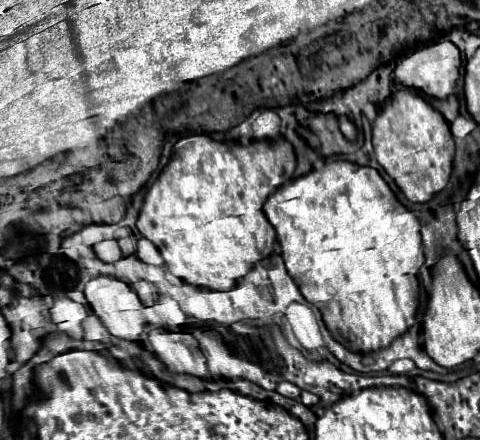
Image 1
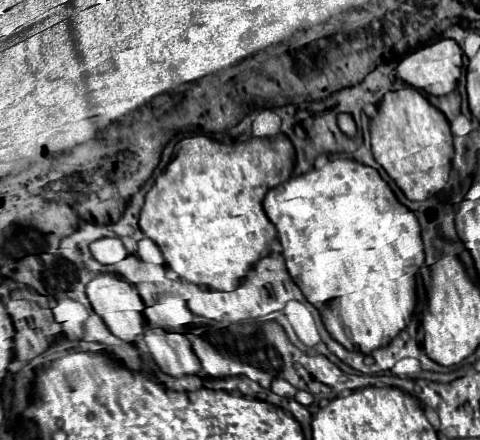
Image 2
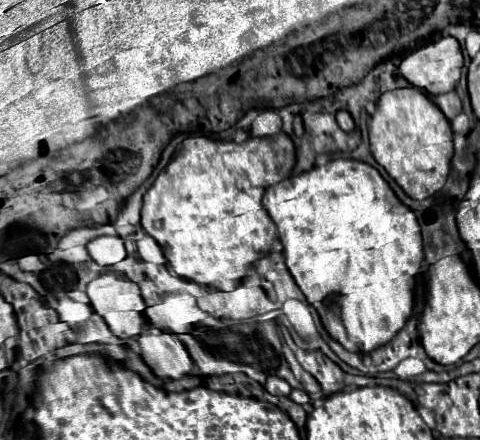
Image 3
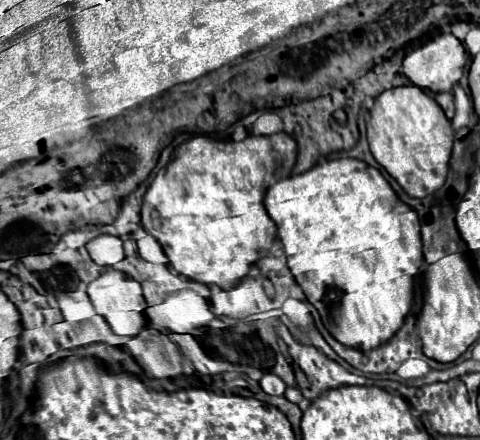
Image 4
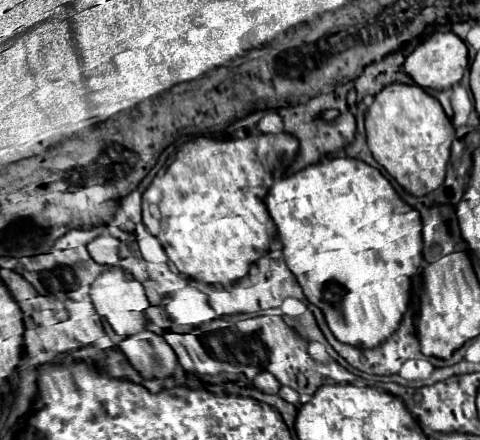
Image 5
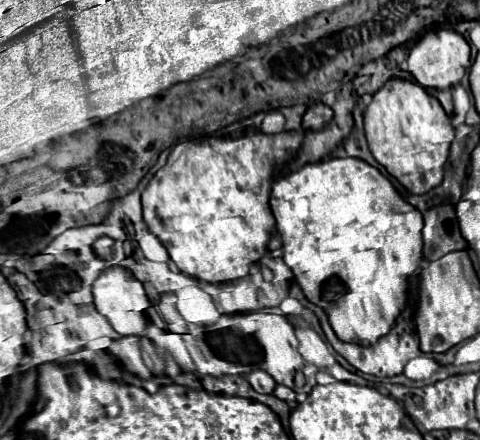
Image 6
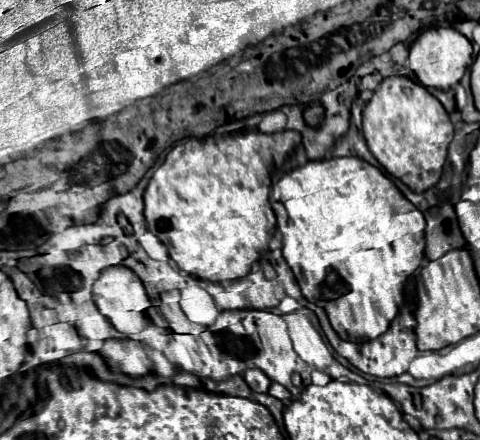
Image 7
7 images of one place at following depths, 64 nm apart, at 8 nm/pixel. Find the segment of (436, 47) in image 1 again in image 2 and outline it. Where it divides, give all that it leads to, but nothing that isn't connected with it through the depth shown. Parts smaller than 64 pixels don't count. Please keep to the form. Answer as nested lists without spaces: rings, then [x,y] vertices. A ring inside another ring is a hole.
[[[440,40],[436,44],[430,44],[406,56],[398,64],[396,72],[398,72],[398,78],[412,88],[418,88],[432,96],[446,96],[456,88],[456,82],[462,74],[462,50],[454,40]]]

